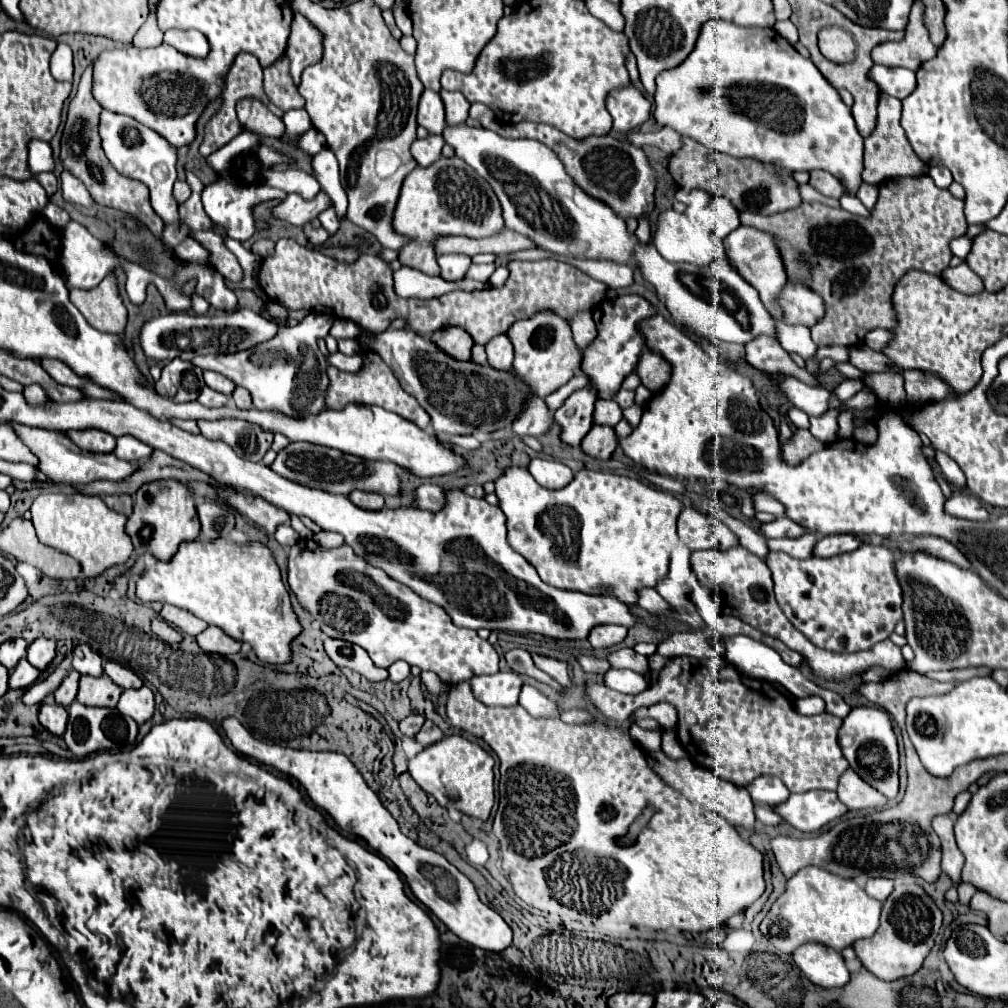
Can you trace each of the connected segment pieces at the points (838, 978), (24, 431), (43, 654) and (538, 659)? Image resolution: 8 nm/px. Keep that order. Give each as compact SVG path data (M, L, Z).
M805 943L797 947L791 957L801 973L817 987L833 989L843 987L849 981L843 957L835 949L827 949L819 943Z
M15 425L15 431L19 431L19 437L31 447L31 451L39 457L37 469L55 485L63 483L63 485L87 485L93 483L97 479L109 479L109 481L125 481L127 477L131 477L137 469L139 463L137 461L123 461L117 455L109 453L109 455L101 455L101 453L89 453L89 451L81 451L67 435L63 433L49 433L47 429L27 429L25 425Z
M37 639L27 647L27 659L33 667L43 671L55 657L55 641L51 639Z
M533 655L533 661L535 661L535 665L537 665L541 671L549 673L559 685L563 685L563 687L573 687L573 681L571 681L569 675L567 675L567 665L565 665L563 661L547 659L547 657L541 657L541 655Z

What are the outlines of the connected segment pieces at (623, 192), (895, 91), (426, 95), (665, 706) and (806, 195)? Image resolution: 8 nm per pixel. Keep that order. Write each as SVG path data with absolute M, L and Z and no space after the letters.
M473 103L469 109L469 117L477 119L481 127L495 131L505 139L535 139L547 145L563 163L565 171L571 175L575 185L579 185L587 195L603 201L607 207L615 211L621 219L639 219L653 209L655 193L657 193L657 173L649 165L647 155L643 149L633 147L617 137L603 135L603 137L587 137L587 141L575 141L561 133L559 129L545 125L545 123L517 123L517 125L501 125L497 123L491 109L481 103Z
M875 63L869 69L869 79L877 83L879 91L897 99L905 99L915 89L915 71L903 67L885 67Z
M423 91L417 109L417 125L425 127L429 135L439 135L445 127L445 109L443 101L435 91Z
M655 703L651 707L637 709L633 713L633 719L639 719L639 717L651 717L665 729L671 729L677 725L677 709L671 703Z
M809 183L807 185L799 185L799 195L803 201L819 201L819 203L825 203L825 197L821 193L817 193Z

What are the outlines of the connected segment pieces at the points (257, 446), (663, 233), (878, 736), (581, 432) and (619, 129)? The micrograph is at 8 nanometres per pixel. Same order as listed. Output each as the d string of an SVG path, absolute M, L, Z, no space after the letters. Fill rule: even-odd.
M199 421L201 435L207 439L221 439L239 457L247 457L247 461L261 461L263 455L269 451L273 435L263 433L261 429L255 429L255 425L247 425L245 421Z
M673 209L659 215L655 247L671 263L691 261L693 265L707 267L713 259L723 255L721 243L717 243L709 233L689 223L689 219Z
M855 707L851 713L843 719L843 725L839 729L839 745L845 759L853 771L861 775L863 781L867 781L871 787L881 791L887 799L895 799L899 793L899 749L897 739L893 733L891 717L877 707Z
M585 387L571 393L565 403L555 411L555 423L561 427L559 439L569 447L579 447L581 439L593 427L591 409L595 405L595 393Z
M633 85L613 89L607 95L605 103L607 103L607 111L613 117L611 133L615 135L627 133L649 119L651 103Z

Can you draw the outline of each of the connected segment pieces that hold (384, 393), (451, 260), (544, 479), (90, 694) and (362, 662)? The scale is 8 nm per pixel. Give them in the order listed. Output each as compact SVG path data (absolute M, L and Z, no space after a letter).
M367 353L362 355L363 367L359 373L347 373L339 371L333 365L327 367L327 377L329 377L329 387L325 391L325 405L327 409L343 409L345 403L359 403L359 405L379 405L387 411L393 411L397 415L401 415L407 421L413 421L417 427L429 429L429 415L425 413L425 409L417 403L417 399L413 395L409 395L399 381L395 379L395 375L391 373L391 369L379 355L372 355L367 359Z
M439 255L437 257L439 267L441 267L441 277L445 281L463 281L467 275L467 269L471 265L471 257L463 257L463 255Z
M531 459L529 473L541 487L547 489L561 489L573 479L573 471L567 465L547 459Z
M105 673L101 677L81 675L77 701L93 707L115 707L121 695L121 687L115 685Z
M327 637L325 639L325 651L327 655L333 659L333 663L337 667L347 667L347 669L353 669L357 671L359 675L367 677L369 681L383 681L389 677L387 669L379 669L373 665L373 661L369 659L367 651L361 649L359 645L351 645L347 641L341 641L341 639L331 639Z

